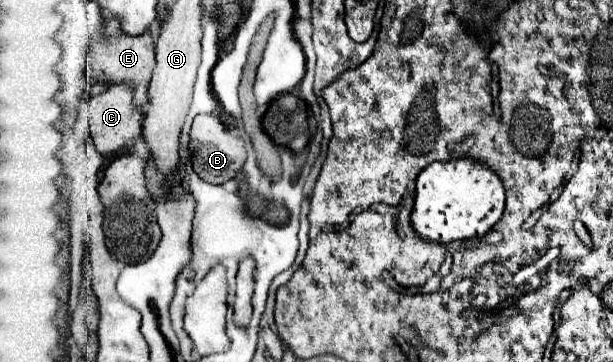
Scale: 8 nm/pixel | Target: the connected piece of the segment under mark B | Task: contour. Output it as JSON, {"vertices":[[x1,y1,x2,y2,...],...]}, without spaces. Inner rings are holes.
{"vertices":[[196,115,190,129,190,153,192,167,200,179,208,183,226,183,236,177,246,161,244,141,238,135,232,135,218,117,214,115]]}

